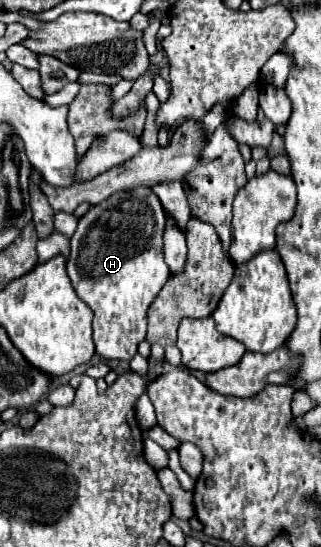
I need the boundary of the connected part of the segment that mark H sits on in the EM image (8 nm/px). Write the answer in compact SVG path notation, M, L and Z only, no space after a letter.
M136 187L136 189L130 189L130 191L122 191L120 197L122 197L122 215L118 213L118 217L116 217L116 215L112 217L112 211L110 211L110 219L104 223L106 213L100 209L102 205L98 205L98 207L94 205L94 207L78 221L78 229L76 229L76 233L72 235L72 239L70 239L72 253L70 253L70 259L68 259L68 277L70 277L70 281L72 281L72 287L74 287L76 295L78 295L78 297L92 309L92 313L94 313L94 345L96 345L96 353L98 353L100 357L104 357L104 359L124 359L124 361L130 361L130 359L136 355L136 351L138 351L138 343L144 341L144 337L146 337L146 311L148 311L148 307L152 305L152 301L156 299L156 295L160 293L160 289L166 285L166 281L168 281L168 277L170 277L170 269L168 269L168 265L166 265L166 261L164 261L164 243L162 243L162 235L164 235L164 227L166 227L166 213L162 211L162 205L158 203L158 197L152 193L150 187Z

